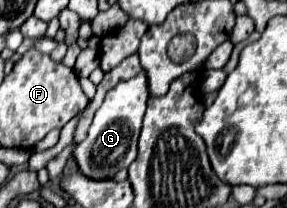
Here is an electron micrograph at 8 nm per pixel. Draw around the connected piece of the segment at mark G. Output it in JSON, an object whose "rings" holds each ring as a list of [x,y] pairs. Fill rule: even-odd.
{"rings":[[[139,73],[137,77],[117,83],[107,95],[103,105],[99,107],[99,111],[93,117],[93,123],[89,127],[87,137],[75,145],[73,149],[73,159],[79,165],[79,171],[95,181],[101,179],[113,179],[117,171],[121,171],[123,167],[127,169],[137,155],[137,139],[139,139],[139,131],[141,131],[141,119],[145,115],[145,107],[147,107],[147,77],[145,73]]]}

